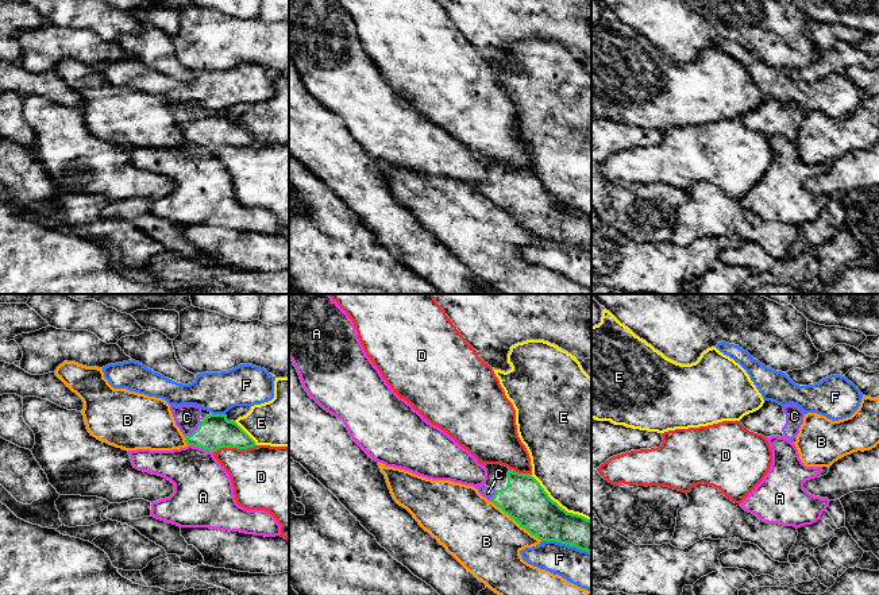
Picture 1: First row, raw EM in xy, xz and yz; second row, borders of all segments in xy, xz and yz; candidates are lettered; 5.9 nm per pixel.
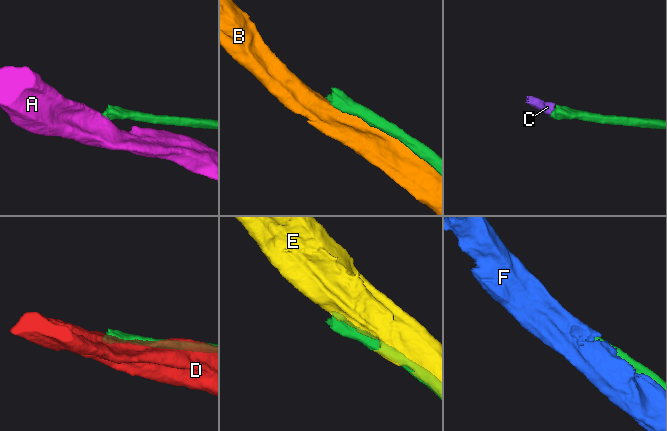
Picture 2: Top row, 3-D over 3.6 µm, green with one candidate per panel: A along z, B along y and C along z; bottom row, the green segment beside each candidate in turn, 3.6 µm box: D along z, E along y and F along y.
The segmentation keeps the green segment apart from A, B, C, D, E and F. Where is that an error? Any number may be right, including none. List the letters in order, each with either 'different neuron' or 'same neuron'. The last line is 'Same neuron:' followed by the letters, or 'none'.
A: different neuron
B: different neuron
C: same neuron
D: different neuron
E: different neuron
F: different neuron
Same neuron: C

